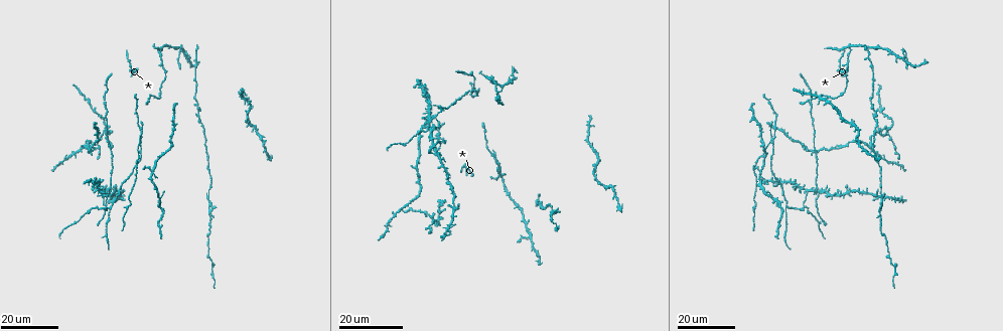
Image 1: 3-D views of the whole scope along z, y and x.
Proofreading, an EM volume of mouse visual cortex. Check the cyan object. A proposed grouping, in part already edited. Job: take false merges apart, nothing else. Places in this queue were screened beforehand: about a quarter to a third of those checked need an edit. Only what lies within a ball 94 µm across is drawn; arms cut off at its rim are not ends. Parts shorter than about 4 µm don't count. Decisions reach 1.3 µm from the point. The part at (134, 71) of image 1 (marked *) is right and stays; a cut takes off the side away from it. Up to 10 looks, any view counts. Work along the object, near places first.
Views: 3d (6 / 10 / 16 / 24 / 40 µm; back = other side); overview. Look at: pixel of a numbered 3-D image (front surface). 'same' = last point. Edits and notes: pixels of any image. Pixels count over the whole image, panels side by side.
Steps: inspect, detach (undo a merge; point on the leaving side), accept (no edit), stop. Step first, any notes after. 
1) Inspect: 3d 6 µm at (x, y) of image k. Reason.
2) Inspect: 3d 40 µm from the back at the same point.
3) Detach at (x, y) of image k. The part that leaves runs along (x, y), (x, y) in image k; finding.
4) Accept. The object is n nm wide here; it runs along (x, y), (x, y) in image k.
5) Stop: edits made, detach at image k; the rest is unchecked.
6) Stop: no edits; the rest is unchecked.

Inspect: 3d 16 µm at (802, 142) of image 1. Two arms in line, one across.

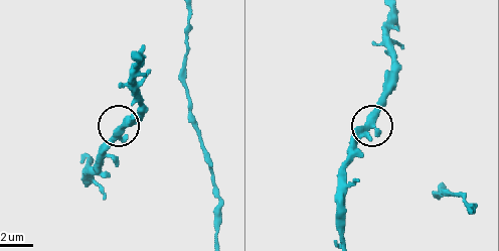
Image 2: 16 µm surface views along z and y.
Inspect: 3d 10 µm at (365, 122) of image 2.

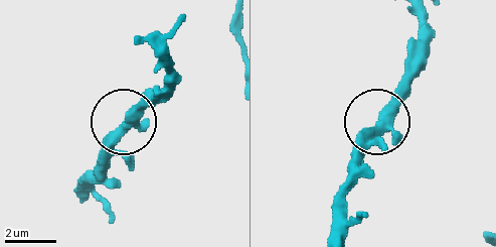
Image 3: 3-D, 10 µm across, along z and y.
Accept. The side arm is 16 µm long; 3 arms meet here; one cell here.

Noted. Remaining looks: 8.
Inspect: 3d 16 µm at (818, 192) of image 1.

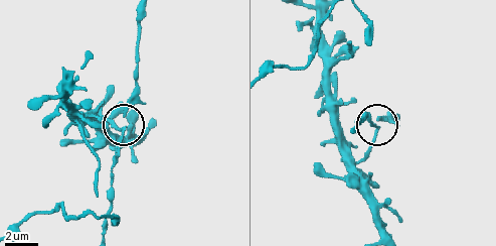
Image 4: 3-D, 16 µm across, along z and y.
Inspect: 3d 10 µm at (377, 131) of image 4.

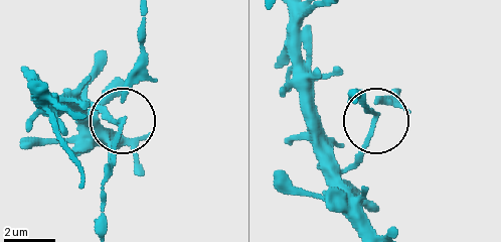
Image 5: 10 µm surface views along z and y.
Detach at (109, 116) of image 5. The object is 120 nm wide here; the part that leaves runs along (373, 116), (364, 153), (341, 186), (362, 231) in image 5; two cells meet here.

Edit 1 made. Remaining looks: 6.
Inspect: overview. See it whole again.

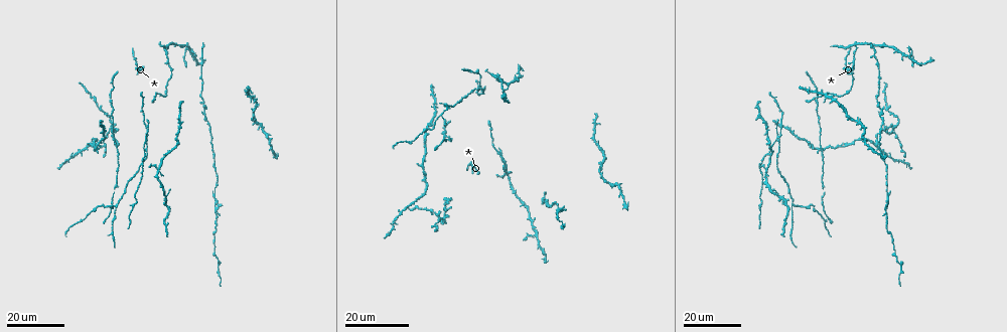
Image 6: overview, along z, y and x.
Inspect: 3d 16 µm at (791, 205) of image 6. Arms part here.

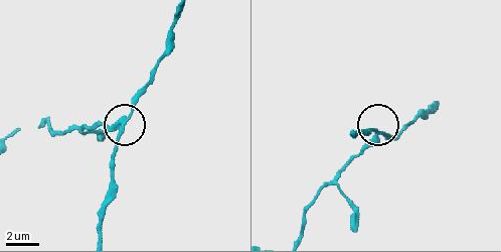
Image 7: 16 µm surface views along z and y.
Inspect: 3d 10 µm at (375, 130) of image 7.

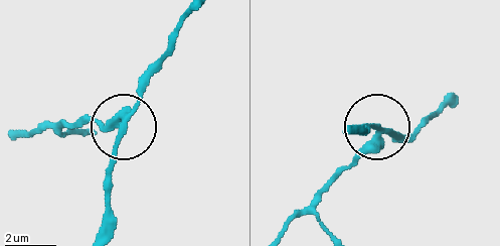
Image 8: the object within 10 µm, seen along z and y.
Inspect: 3d 10 µm from the back at (126, 122) of image 8.

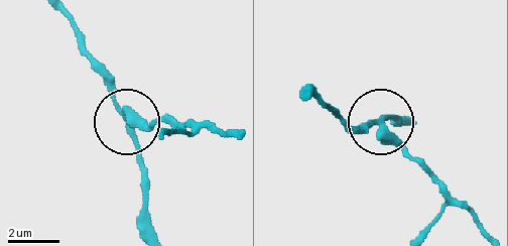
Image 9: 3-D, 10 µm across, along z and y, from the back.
Detach at (156, 123) of image 9. The side arm is 16 µm long; 3 arms meet here; two cells meet here.

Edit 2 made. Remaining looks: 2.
Inspect: 3d 16 µm at (858, 121) of image 6. Looks like a crossing.

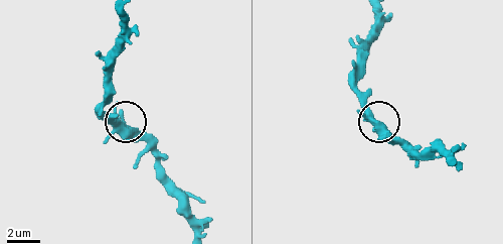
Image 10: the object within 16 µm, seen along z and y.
Inspect: 3d 6 µm at (118, 121) of image 10.

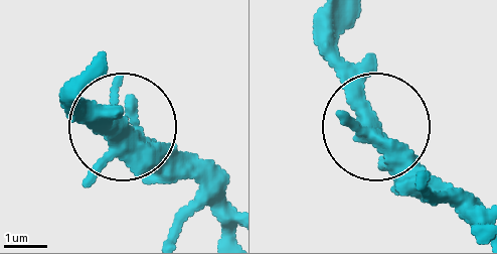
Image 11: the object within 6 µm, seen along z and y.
Accept. One cell here.

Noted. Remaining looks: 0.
Stop: edits made, detach at image 5, detach at image 9; the rest is unchecked.

